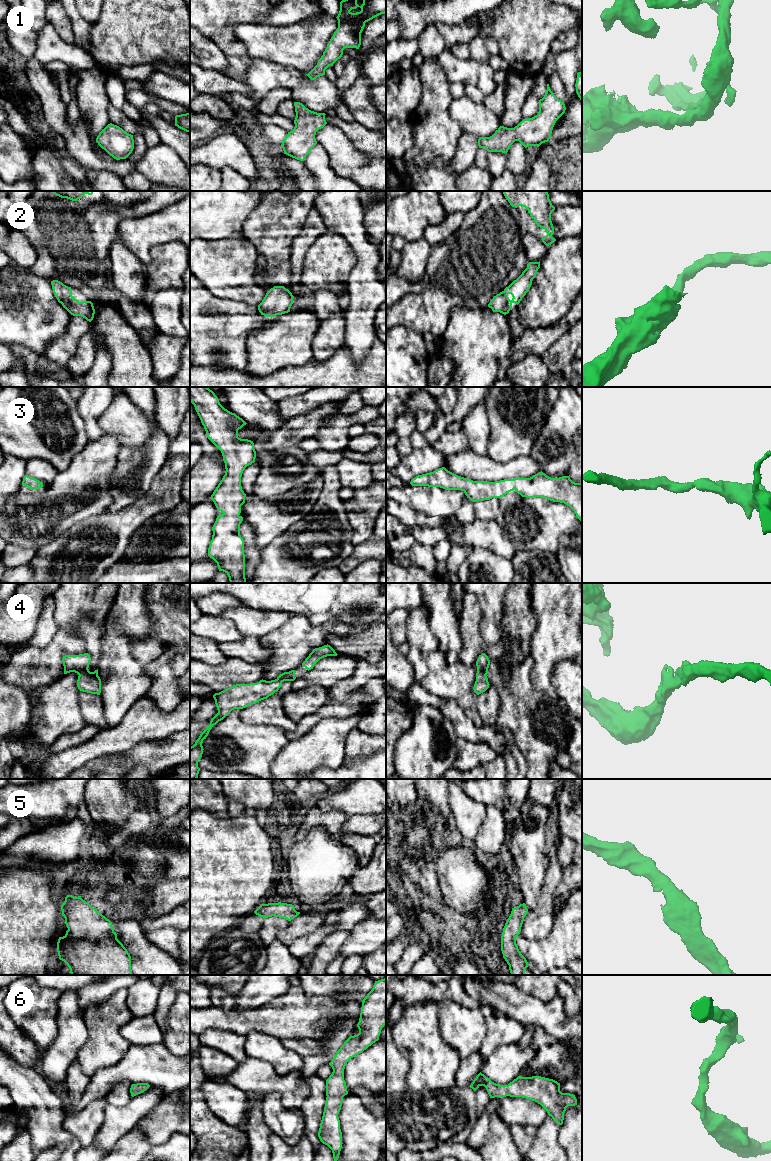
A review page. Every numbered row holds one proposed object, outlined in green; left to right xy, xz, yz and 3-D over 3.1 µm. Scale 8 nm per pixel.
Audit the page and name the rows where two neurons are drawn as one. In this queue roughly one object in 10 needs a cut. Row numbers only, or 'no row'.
no row

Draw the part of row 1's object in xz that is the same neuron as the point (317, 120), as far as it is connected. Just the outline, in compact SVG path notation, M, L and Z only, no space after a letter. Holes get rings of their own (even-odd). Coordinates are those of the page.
M294 102L294 106L296 112L295 127L288 132L281 146L284 154L304 161L317 144L316 132L327 124L326 114L311 111L300 102Z

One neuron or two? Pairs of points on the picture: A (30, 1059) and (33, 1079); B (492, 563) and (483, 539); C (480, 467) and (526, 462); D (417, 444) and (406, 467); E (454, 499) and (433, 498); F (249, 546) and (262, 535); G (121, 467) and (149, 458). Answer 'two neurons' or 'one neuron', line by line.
A: two neurons
B: two neurons
C: one neuron
D: two neurons
E: one neuron
F: two neurons
G: one neuron

